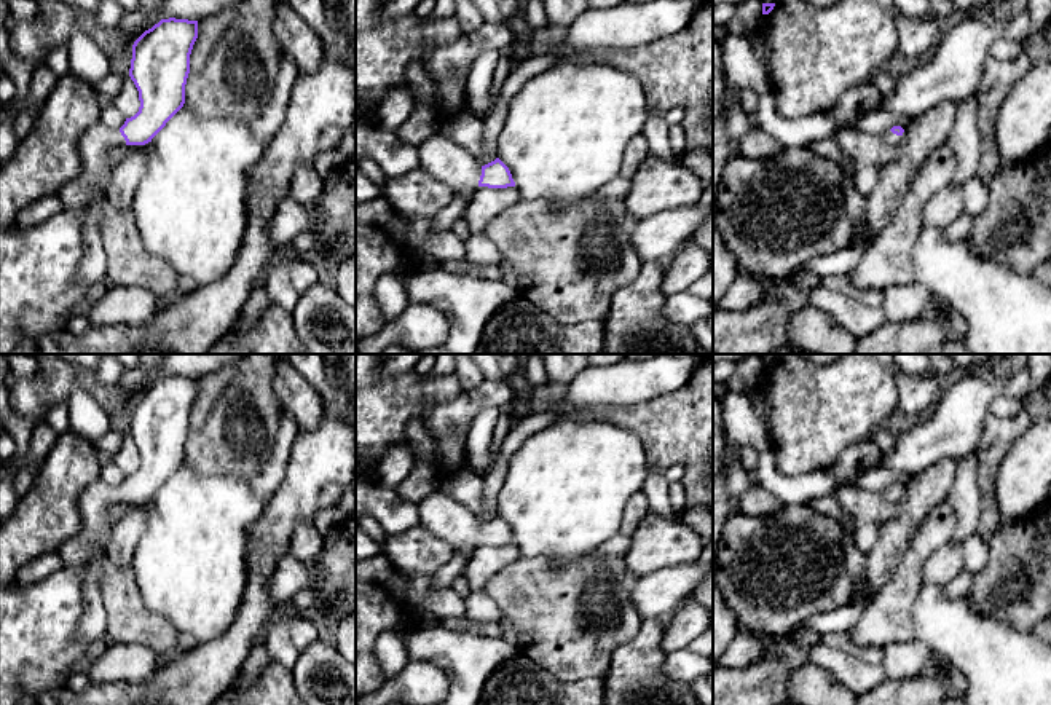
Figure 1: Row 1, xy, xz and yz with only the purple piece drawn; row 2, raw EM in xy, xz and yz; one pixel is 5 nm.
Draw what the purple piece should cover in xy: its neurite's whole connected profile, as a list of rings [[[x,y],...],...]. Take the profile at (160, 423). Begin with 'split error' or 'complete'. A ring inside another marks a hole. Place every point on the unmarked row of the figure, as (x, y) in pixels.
split error | [[[161,376],[152,386],[145,388],[132,402],[132,416],[129,434],[139,448],[139,469],[126,475],[120,486],[96,480],[89,483],[78,498],[80,530],[89,542],[89,557],[85,561],[86,576],[83,585],[83,611],[77,632],[81,640],[93,643],[107,632],[107,612],[102,603],[102,563],[107,558],[105,545],[99,542],[102,536],[113,530],[113,520],[108,515],[112,504],[145,502],[166,483],[166,480],[185,461],[185,442],[190,431],[190,412],[198,396],[198,378]]]

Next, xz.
split error | [[[440,488],[418,502],[418,514],[421,526],[455,549],[515,544],[509,525],[499,515],[480,523],[474,512]]]

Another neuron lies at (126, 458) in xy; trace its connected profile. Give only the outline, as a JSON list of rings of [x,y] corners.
[[[129,432],[123,435],[121,447],[113,455],[113,464],[116,464],[126,475],[134,474],[139,469],[139,448]]]

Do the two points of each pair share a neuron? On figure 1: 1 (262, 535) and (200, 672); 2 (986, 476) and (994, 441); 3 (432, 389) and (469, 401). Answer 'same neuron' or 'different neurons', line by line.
1: same neuron
2: same neuron
3: different neurons

